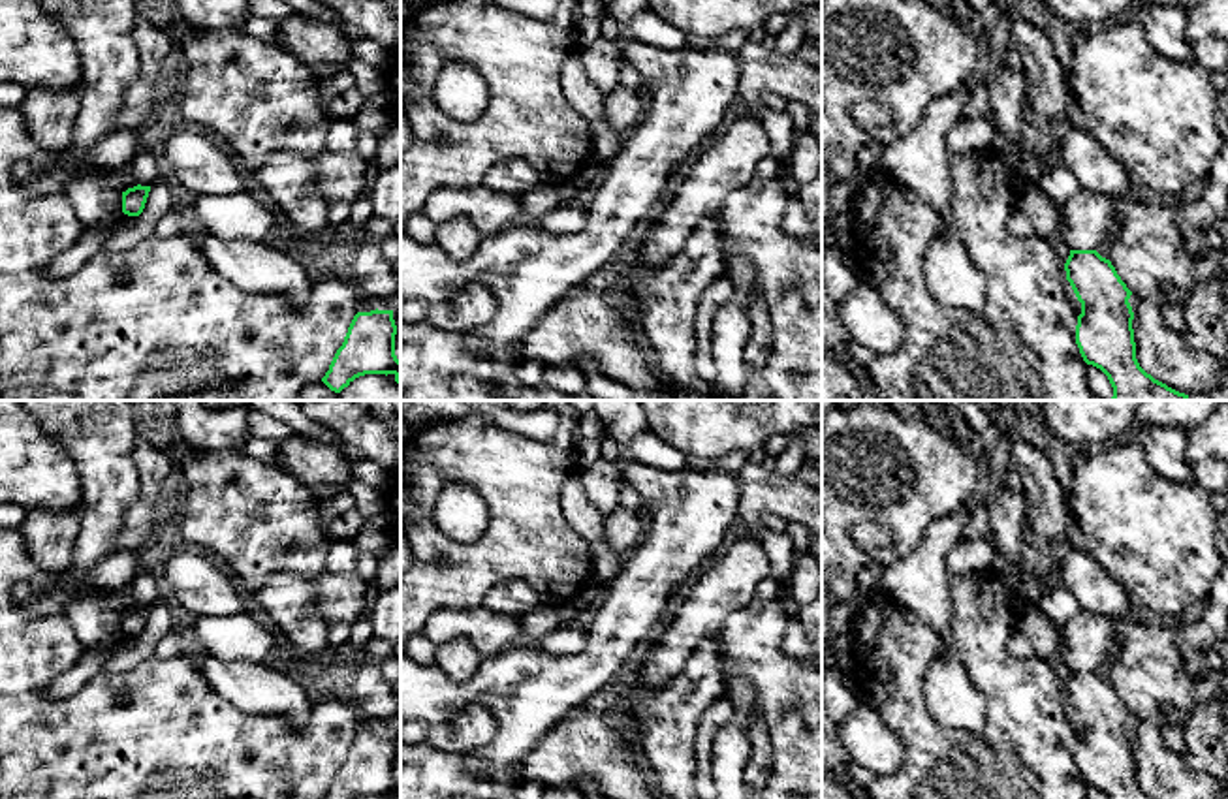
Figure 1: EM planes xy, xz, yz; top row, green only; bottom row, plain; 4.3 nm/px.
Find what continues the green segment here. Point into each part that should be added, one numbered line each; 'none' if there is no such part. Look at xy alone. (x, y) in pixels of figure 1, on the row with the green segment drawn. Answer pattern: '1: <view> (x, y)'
none

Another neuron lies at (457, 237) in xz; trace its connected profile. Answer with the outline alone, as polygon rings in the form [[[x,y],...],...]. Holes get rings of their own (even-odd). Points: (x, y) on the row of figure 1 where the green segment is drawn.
[[[463,216],[438,224],[434,229],[434,244],[457,261],[468,261],[481,241],[483,235]]]

